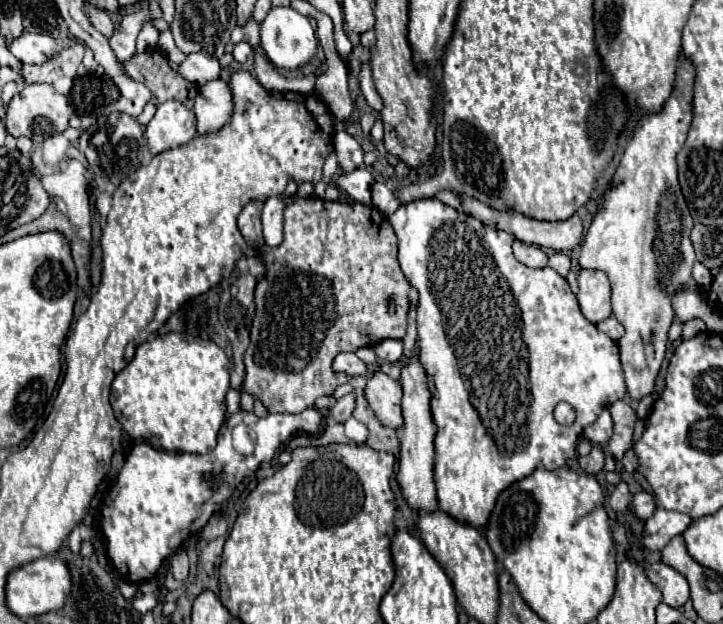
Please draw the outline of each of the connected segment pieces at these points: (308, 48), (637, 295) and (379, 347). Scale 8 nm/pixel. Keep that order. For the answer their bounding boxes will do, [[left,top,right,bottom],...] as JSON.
[[260,6,316,70],[578,56,696,400],[376,338,402,364]]

